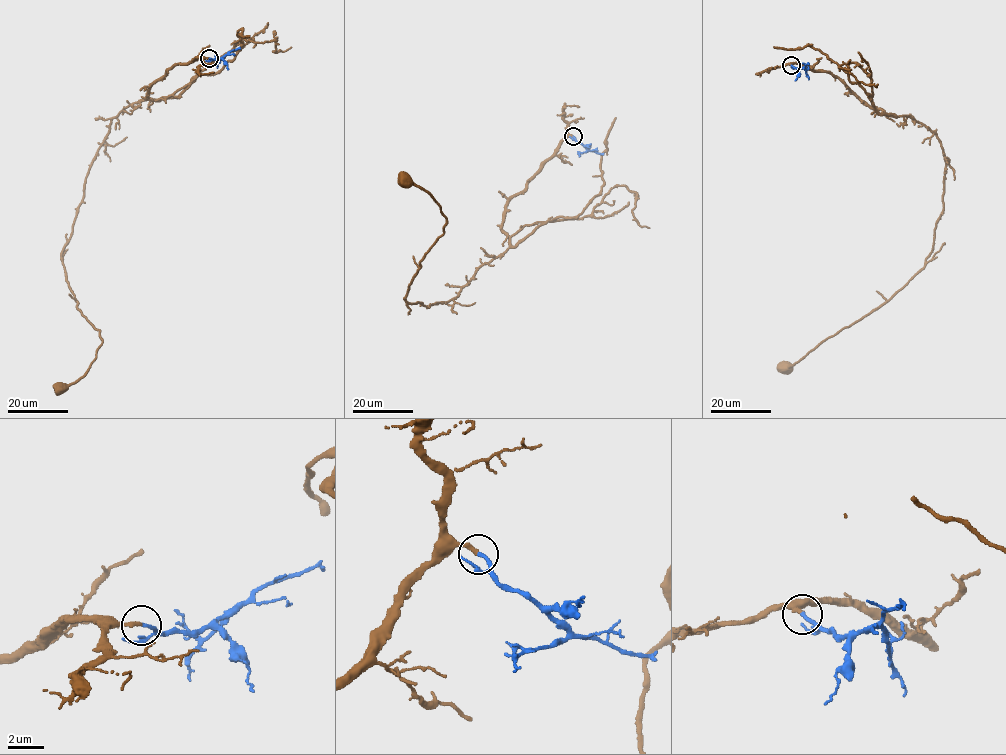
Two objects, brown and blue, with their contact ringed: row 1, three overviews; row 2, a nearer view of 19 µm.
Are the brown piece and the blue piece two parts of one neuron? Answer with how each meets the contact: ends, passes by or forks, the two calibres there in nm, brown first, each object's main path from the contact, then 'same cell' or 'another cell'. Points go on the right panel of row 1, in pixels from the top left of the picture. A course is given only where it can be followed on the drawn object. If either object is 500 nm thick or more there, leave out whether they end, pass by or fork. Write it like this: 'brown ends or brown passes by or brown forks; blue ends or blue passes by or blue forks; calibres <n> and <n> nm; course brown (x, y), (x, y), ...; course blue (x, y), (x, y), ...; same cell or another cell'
brown ends; blue ends; calibres 240 and 200 nm; course brown (791, 65), (829, 71), (869, 105), (924, 125), (945, 166), (925, 265), (786, 364); course blue (791, 65), (800, 69), (808, 65); same cell

